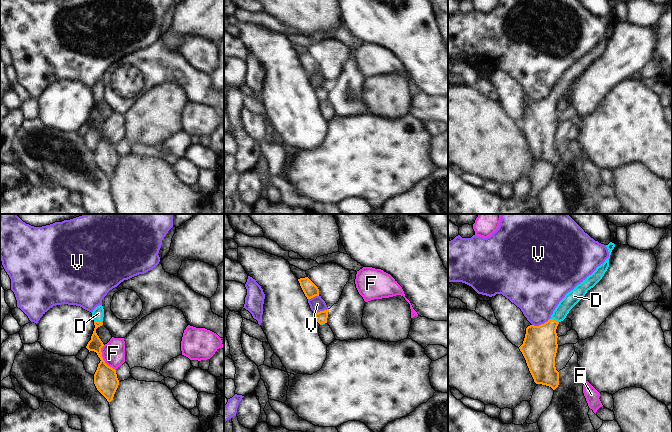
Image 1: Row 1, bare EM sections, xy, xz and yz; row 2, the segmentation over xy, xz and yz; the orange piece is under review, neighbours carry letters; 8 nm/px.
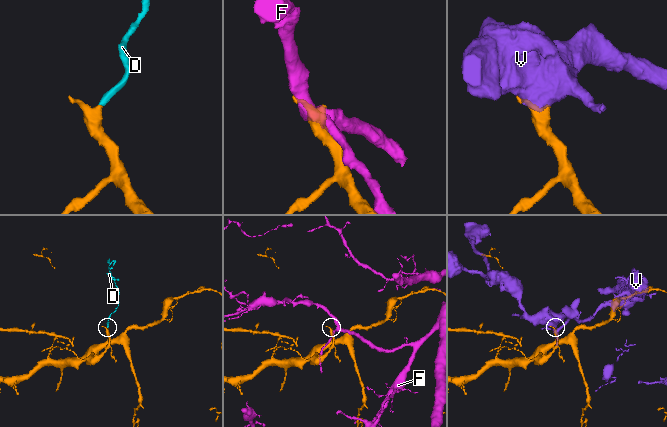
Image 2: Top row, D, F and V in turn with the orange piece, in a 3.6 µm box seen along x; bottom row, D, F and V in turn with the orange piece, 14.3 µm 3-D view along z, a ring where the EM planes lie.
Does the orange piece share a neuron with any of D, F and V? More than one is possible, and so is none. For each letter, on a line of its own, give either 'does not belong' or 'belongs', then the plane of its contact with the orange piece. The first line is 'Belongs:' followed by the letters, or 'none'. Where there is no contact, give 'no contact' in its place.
Belongs: D
D: belongs; contact in xy
F: does not belong; contact in xy
V: does not belong; contact in yz

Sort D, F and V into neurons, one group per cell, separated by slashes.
D / F / V

